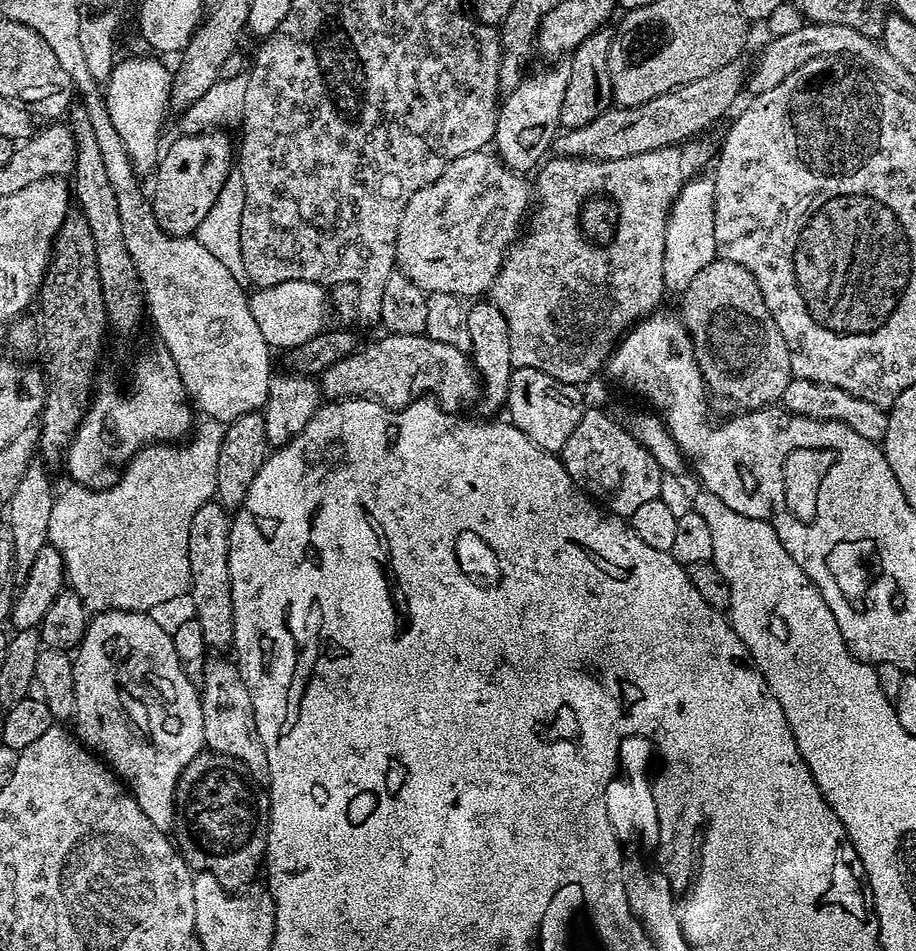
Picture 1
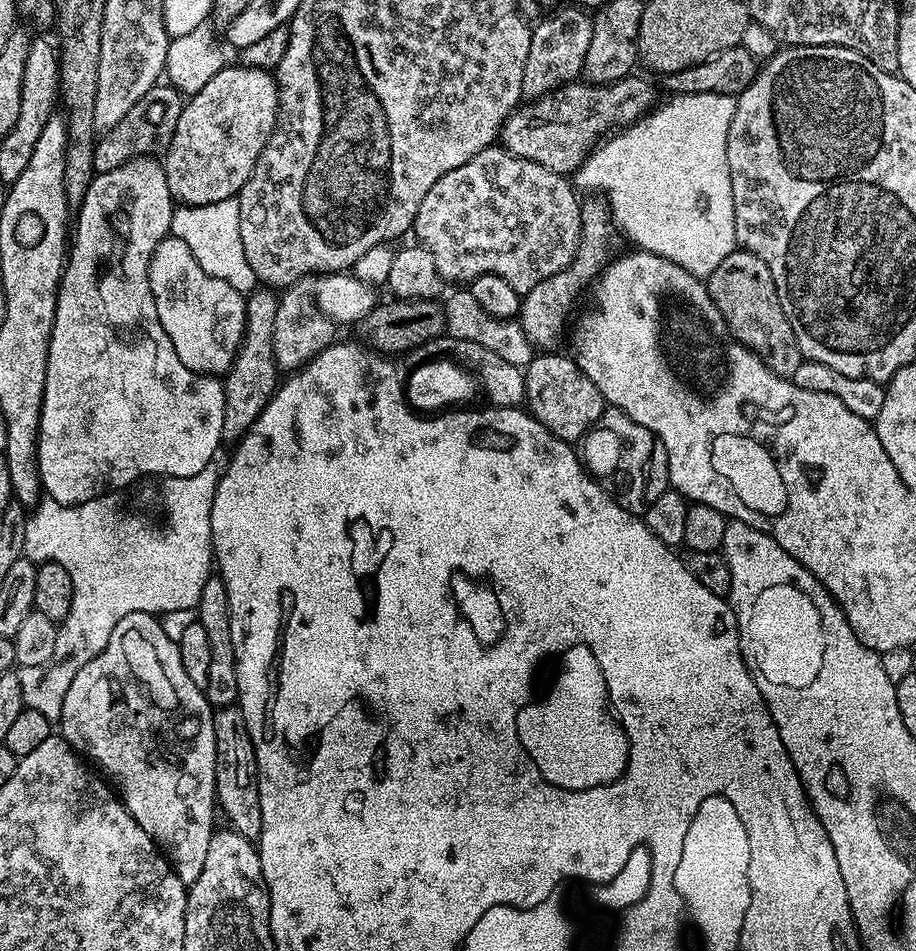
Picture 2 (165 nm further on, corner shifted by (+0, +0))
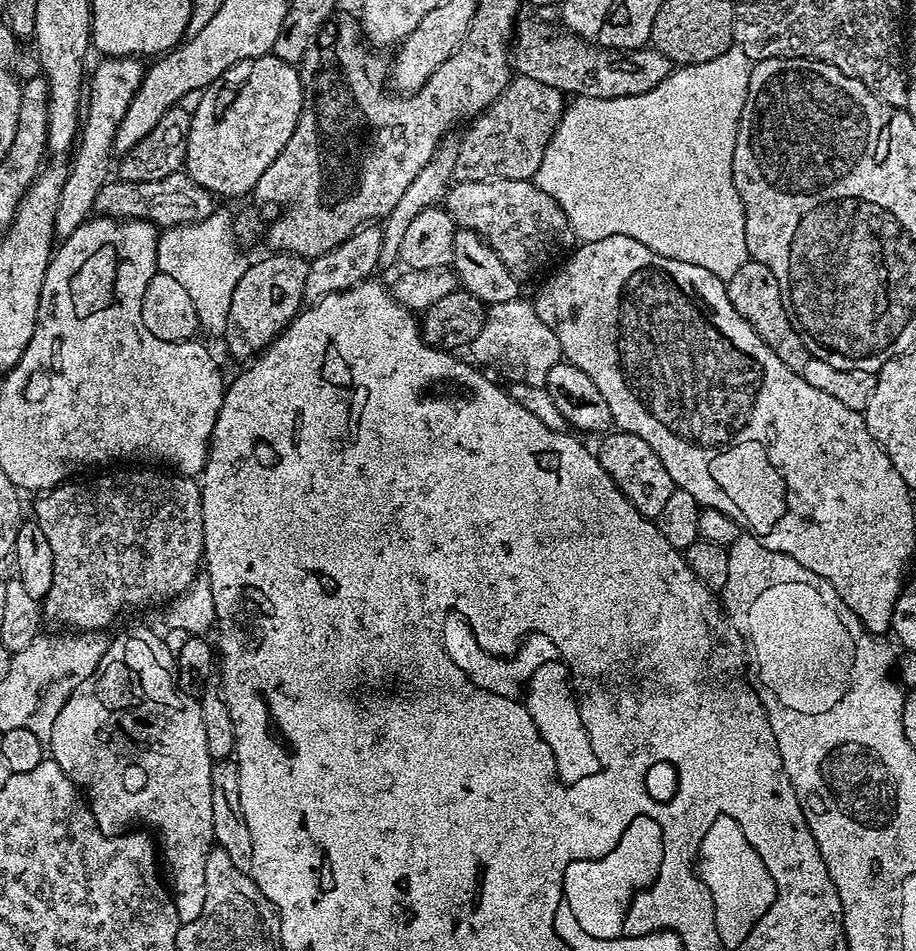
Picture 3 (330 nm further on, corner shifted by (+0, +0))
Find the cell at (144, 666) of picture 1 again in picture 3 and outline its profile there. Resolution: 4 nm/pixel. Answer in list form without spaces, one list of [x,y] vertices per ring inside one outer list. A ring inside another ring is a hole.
[[[128,628],[125,632],[118,633],[116,637],[113,635],[100,660],[100,665],[96,668],[96,673],[86,682],[82,682],[82,686],[68,699],[66,706],[62,706],[62,710],[58,710],[58,718],[54,718],[52,737],[47,740],[46,744],[50,749],[51,760],[58,766],[62,766],[62,770],[74,781],[77,788],[86,793],[86,799],[92,805],[92,813],[104,836],[119,836],[133,826],[143,826],[149,833],[158,837],[158,848],[162,853],[163,863],[166,865],[166,876],[170,881],[172,901],[176,903],[178,918],[181,924],[194,922],[194,918],[198,918],[198,914],[202,914],[202,906],[206,906],[206,860],[214,847],[212,838],[214,834],[212,765],[214,761],[206,746],[206,726],[202,722],[199,699],[191,696],[180,685],[180,673],[176,670],[173,649],[168,649],[167,642],[158,633],[151,632],[148,628]]]

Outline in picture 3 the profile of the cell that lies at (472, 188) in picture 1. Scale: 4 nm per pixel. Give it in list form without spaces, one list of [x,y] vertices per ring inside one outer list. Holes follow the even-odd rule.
[[[497,176],[485,180],[462,180],[448,189],[446,207],[457,225],[482,236],[517,278],[542,271],[574,240],[572,224],[559,202],[532,180]]]

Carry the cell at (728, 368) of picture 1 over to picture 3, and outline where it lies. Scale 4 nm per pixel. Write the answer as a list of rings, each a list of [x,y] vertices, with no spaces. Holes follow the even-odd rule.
[[[749,258],[738,270],[738,274],[730,277],[726,283],[728,297],[734,310],[738,310],[738,314],[742,314],[742,318],[750,322],[750,326],[759,334],[762,342],[766,342],[766,346],[770,346],[770,350],[774,350],[774,354],[778,354],[778,358],[782,358],[782,362],[790,366],[790,370],[803,373],[806,362],[810,359],[808,347],[790,322],[790,314],[784,305],[778,278],[774,278],[770,266],[762,266],[762,262]]]

